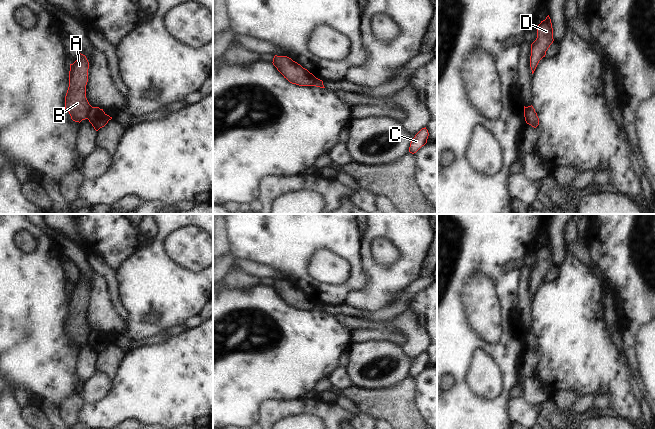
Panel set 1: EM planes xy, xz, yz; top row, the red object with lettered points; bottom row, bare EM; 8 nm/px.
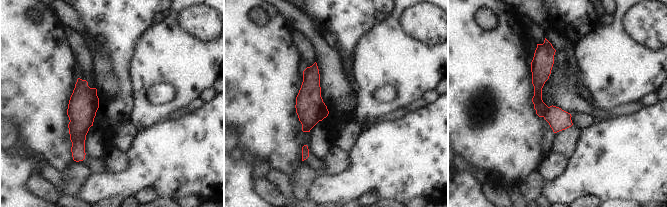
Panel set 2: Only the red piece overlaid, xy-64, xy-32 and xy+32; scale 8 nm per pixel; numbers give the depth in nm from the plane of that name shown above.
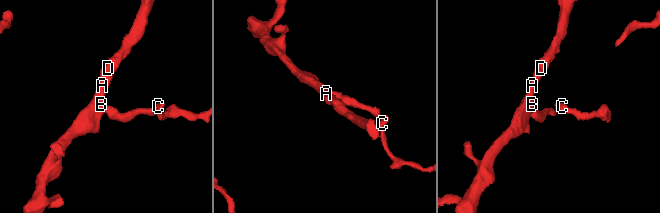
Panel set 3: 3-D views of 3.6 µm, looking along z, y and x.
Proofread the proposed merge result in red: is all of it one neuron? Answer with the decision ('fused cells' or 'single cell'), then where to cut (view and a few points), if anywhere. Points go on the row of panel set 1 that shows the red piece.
fused cells; cut in xy along (91, 106), (86, 118)

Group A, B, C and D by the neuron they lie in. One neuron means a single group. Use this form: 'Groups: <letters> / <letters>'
Groups: A B D / C.

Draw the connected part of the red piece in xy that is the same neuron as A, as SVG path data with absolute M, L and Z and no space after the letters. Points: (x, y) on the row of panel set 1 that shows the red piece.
M79 54L77 60L70 64L69 87L65 96L65 109L71 119L81 122L87 119L92 107L86 98L86 85L88 82L89 62L85 55Z

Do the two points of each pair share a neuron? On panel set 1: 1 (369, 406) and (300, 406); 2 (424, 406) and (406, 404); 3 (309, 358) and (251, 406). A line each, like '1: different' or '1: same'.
1: different
2: different
3: same

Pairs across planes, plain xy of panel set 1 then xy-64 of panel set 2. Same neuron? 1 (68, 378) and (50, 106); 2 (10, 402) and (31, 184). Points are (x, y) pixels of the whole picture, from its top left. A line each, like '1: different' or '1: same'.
1: same
2: different

